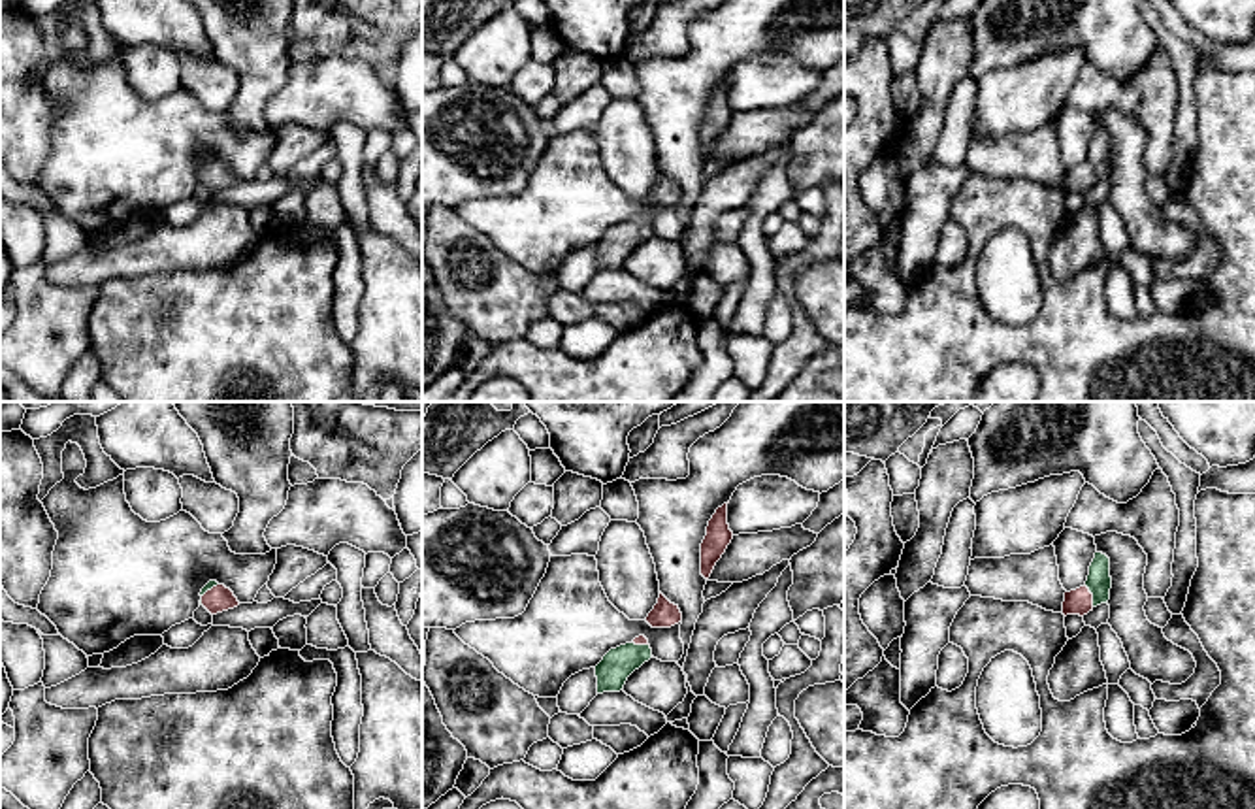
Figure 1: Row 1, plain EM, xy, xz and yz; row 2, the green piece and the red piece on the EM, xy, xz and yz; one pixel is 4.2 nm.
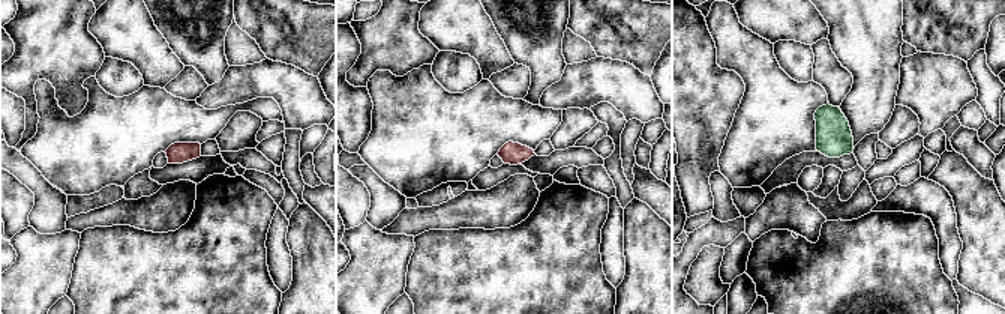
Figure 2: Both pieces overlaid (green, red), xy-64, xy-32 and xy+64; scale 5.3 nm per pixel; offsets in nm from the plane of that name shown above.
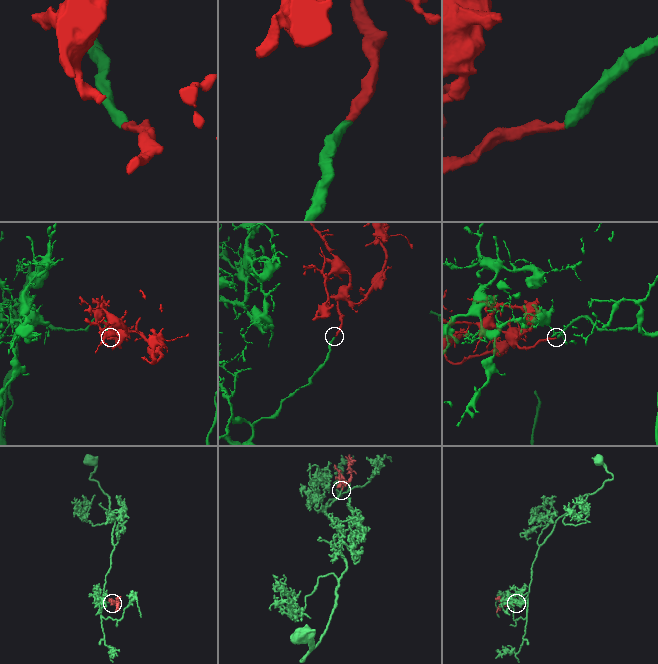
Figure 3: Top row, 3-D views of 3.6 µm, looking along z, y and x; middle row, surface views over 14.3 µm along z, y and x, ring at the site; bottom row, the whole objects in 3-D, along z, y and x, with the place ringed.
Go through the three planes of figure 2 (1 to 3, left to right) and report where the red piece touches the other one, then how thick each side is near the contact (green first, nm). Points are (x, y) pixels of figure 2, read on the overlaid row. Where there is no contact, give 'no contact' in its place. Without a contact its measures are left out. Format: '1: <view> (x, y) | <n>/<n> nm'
1: no contact
2: no contact
3: no contact

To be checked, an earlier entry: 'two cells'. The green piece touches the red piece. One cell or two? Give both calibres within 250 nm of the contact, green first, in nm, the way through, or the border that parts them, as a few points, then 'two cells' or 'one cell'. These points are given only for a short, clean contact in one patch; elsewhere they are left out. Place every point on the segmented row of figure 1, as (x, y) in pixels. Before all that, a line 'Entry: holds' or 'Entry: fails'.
Entry: fails
calibres 110 and 110 nm; way yz (1099, 581), (1093, 596), (1076, 602); one cell

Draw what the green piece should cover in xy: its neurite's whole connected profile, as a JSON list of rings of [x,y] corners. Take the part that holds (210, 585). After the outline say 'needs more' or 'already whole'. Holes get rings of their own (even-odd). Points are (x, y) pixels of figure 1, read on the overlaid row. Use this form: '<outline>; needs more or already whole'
[[[209,581],[202,592],[200,605],[204,605],[211,615],[234,609],[239,605],[237,598],[230,588],[219,585],[217,581]]]; needs more

